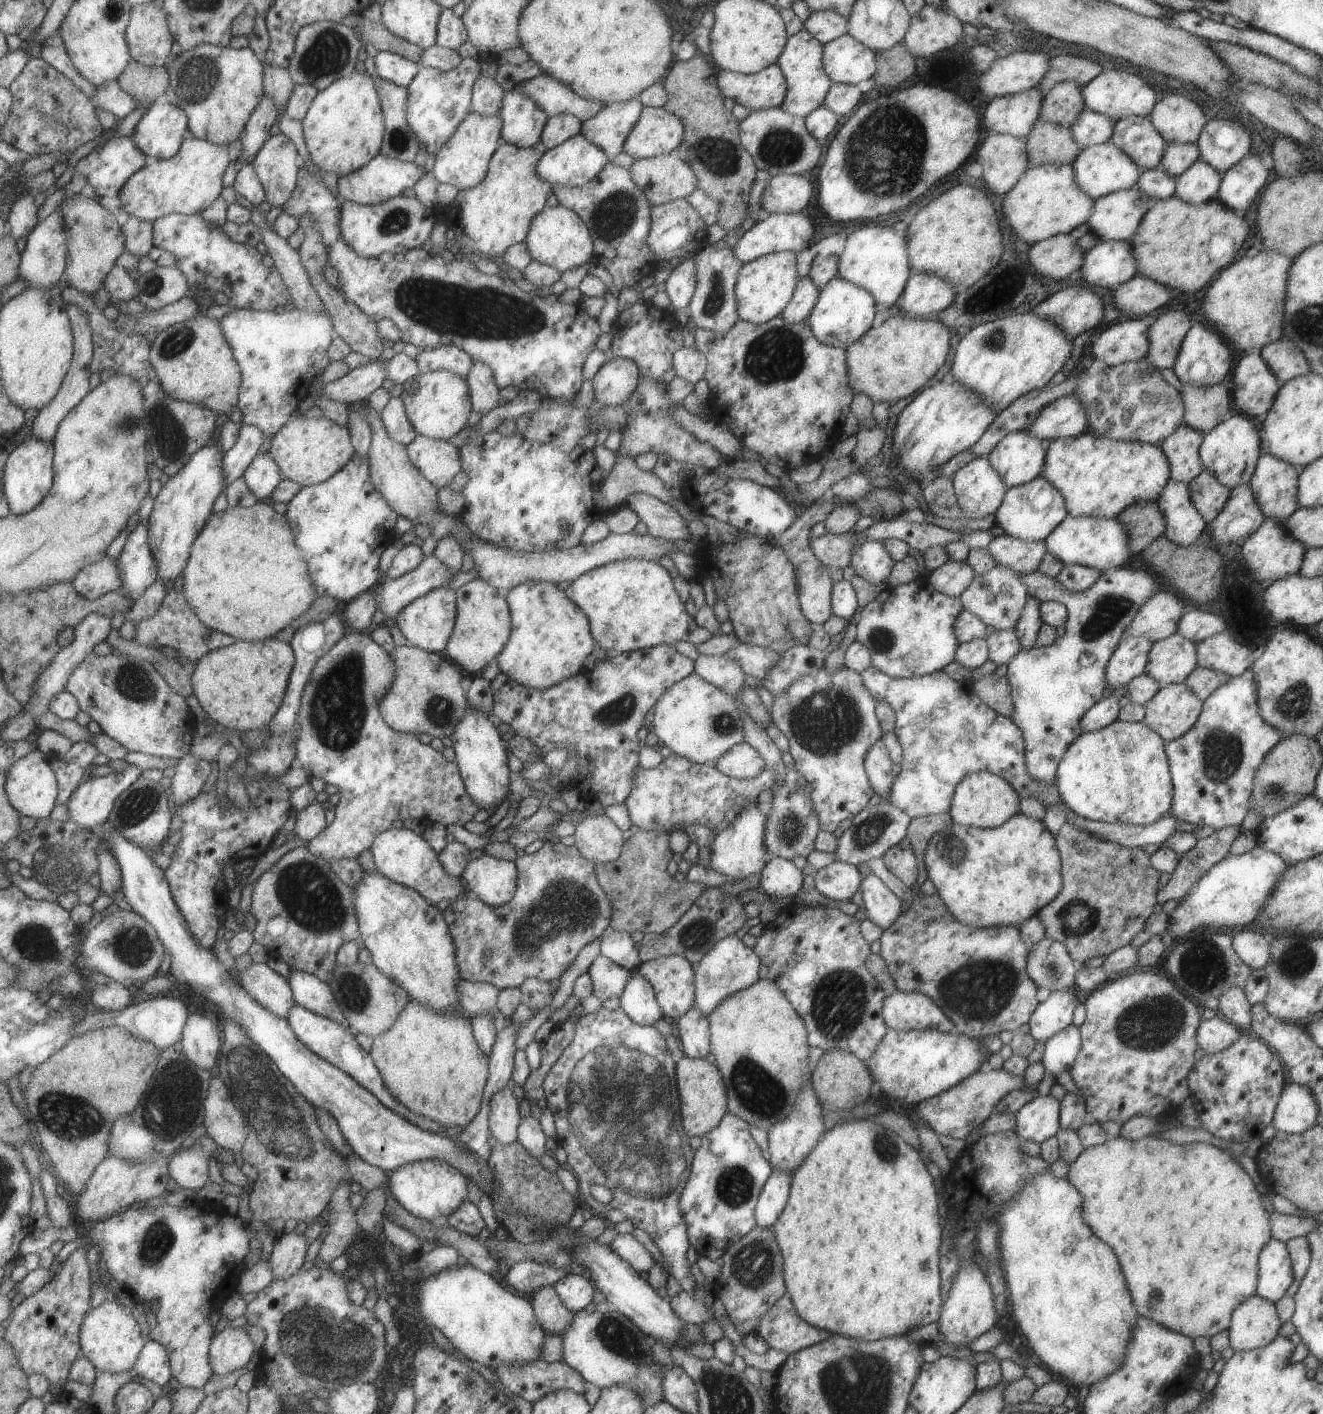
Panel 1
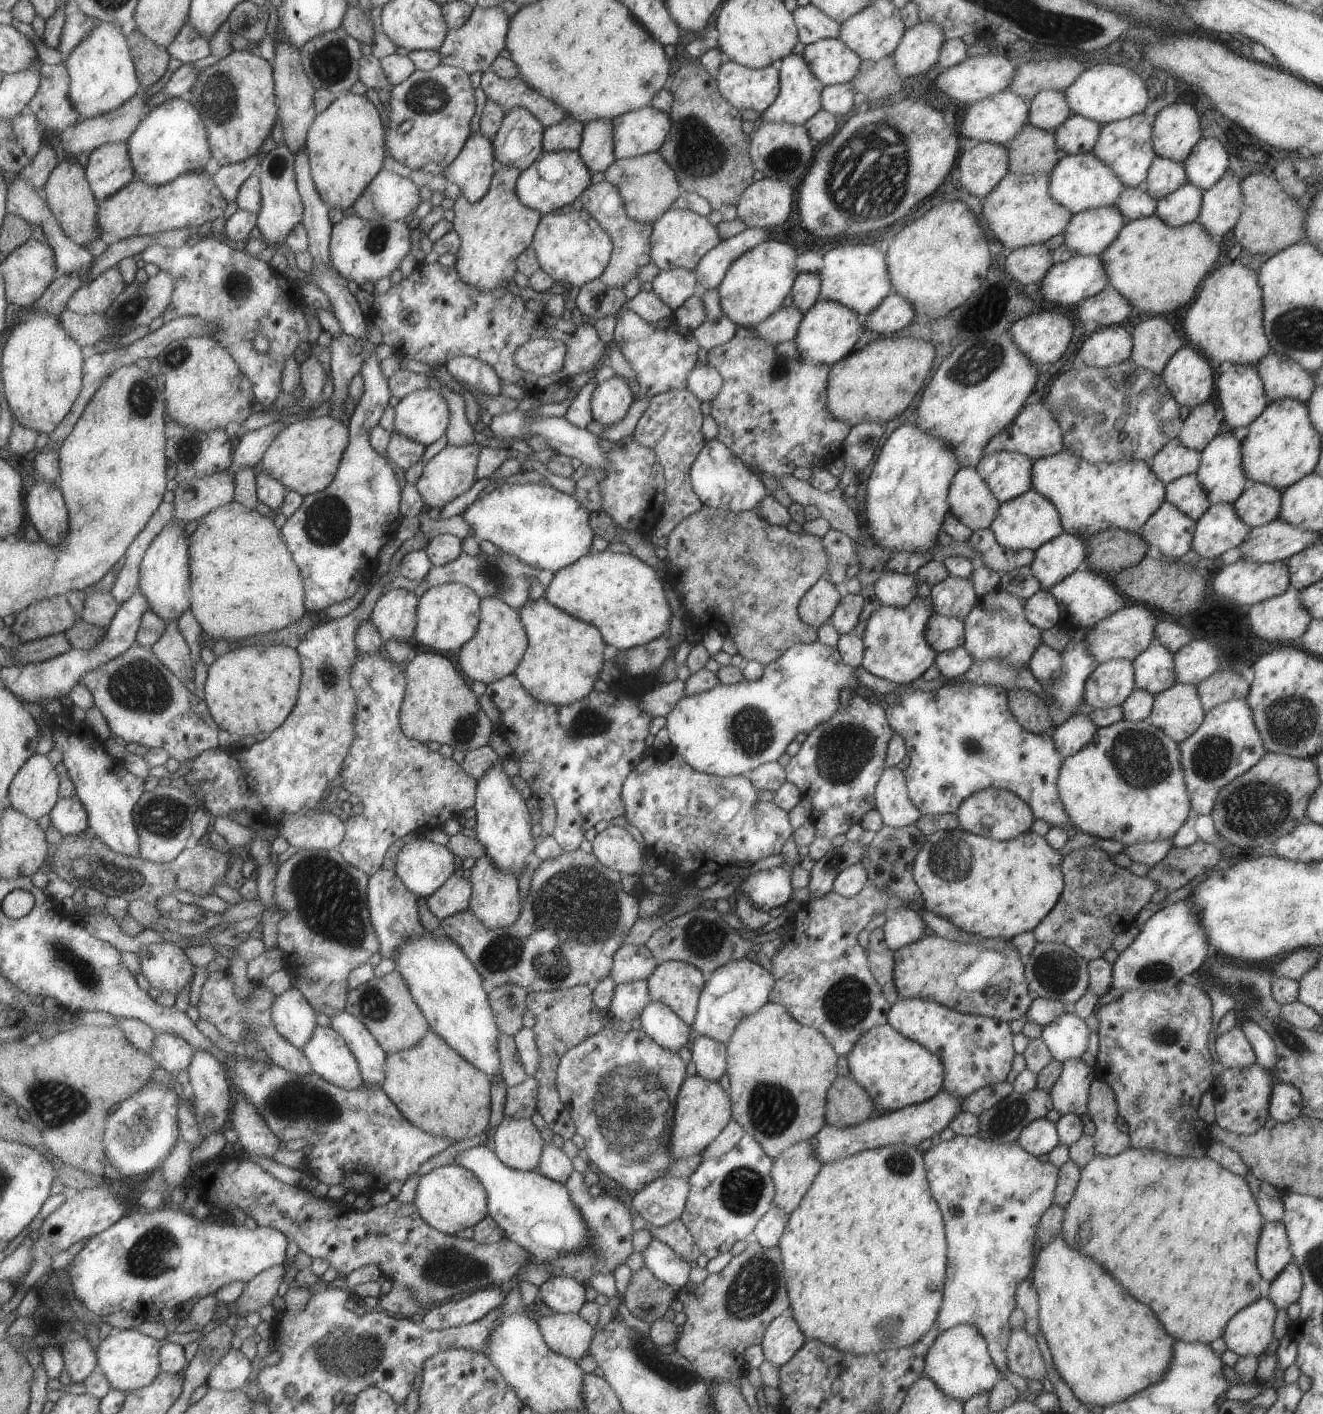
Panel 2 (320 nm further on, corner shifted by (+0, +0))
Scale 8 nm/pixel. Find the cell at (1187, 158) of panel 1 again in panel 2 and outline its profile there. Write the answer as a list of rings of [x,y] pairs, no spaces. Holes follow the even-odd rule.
[[[1155,156],[1142,183],[1144,192],[1153,200],[1159,200],[1173,193],[1187,181],[1187,174],[1181,162],[1174,162],[1161,156]]]

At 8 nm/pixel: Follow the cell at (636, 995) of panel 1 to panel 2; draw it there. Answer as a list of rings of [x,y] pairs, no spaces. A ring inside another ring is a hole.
[[[647,1002],[639,1020],[645,1034],[663,1049],[677,1053],[689,1042],[689,1026],[661,1002]]]

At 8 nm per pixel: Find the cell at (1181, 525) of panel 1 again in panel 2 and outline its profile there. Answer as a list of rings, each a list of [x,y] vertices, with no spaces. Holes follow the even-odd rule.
[[[1164,502],[1149,516],[1139,533],[1148,546],[1156,546],[1162,558],[1173,560],[1191,549],[1195,521]]]

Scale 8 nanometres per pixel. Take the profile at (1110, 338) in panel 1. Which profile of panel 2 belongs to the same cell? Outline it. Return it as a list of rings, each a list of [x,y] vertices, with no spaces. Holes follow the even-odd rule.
[[[1121,326],[1101,327],[1093,332],[1079,348],[1083,365],[1089,367],[1116,366],[1130,359],[1133,342]]]

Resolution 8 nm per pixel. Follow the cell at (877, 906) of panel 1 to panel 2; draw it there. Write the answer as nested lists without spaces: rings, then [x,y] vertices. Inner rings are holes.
[[[903,907],[895,909],[885,915],[885,922],[881,924],[885,946],[895,951],[917,942],[919,938],[925,936],[925,927],[925,922],[921,920],[918,911]]]

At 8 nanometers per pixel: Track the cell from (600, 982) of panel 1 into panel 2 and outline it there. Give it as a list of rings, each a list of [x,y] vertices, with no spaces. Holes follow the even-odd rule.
[[[631,980],[615,984],[613,996],[608,1007],[614,1018],[624,1021],[639,1019],[641,1010],[650,1002],[646,982],[643,980]]]

